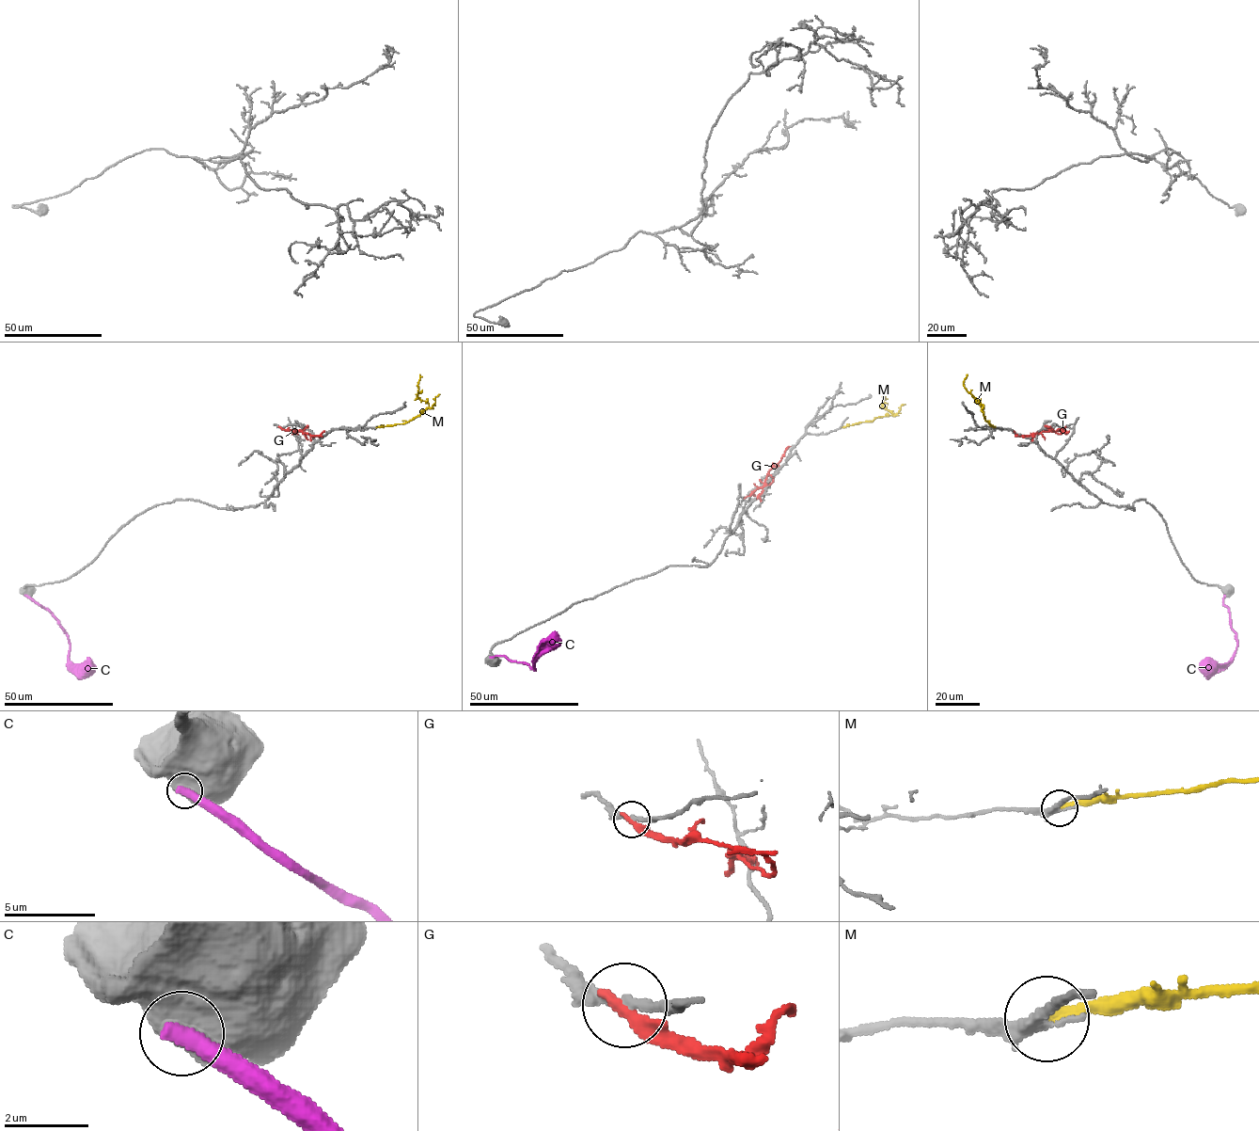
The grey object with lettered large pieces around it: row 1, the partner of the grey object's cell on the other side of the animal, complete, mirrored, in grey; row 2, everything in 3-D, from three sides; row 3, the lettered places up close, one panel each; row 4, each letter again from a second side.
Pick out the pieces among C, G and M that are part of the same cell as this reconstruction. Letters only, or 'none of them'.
none of them

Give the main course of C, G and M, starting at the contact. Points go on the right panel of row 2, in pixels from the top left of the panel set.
C: (1225, 596), (1223, 603), (1229, 610), (1231, 627), (1237, 639), (1235, 656), (1224, 664), (1199, 668)
G: (1064, 427), (1018, 436), (1014, 431)
M: (995, 427), (985, 420), (983, 406), (967, 391), (964, 382), (967, 374)

